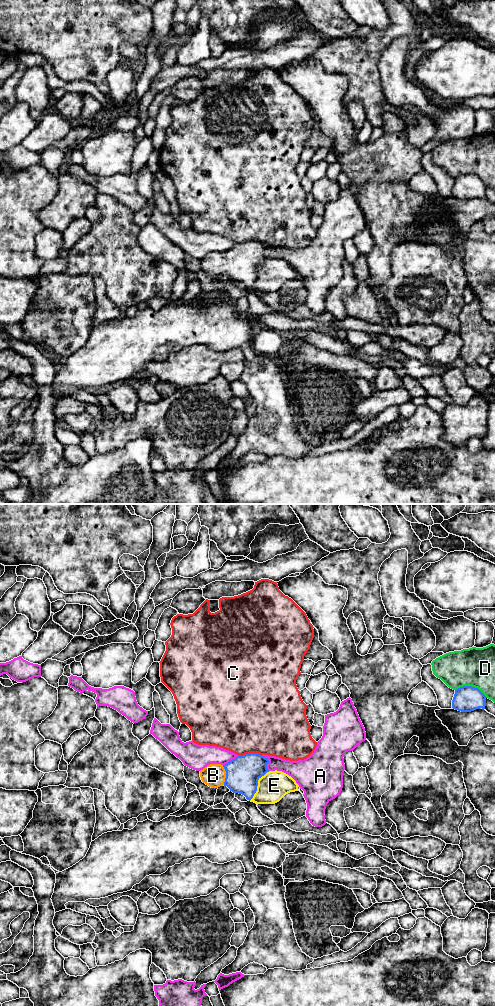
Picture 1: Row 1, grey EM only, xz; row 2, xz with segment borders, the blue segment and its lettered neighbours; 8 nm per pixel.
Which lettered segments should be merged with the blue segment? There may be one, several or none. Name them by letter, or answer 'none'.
B

